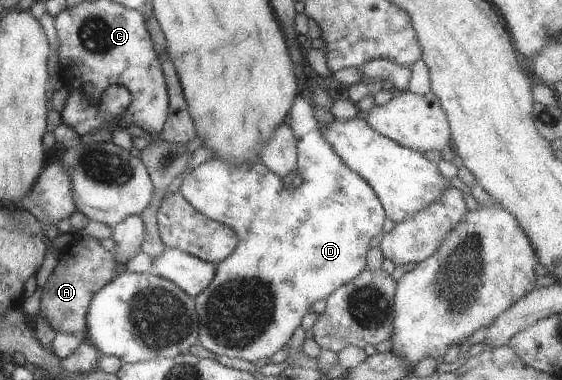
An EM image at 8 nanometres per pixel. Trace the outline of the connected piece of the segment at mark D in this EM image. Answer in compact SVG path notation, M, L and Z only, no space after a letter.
M298 95L288 111L288 119L284 119L284 122L290 121L290 125L294 125L298 163L304 169L302 177L308 177L302 179L298 187L284 185L282 177L268 171L259 162L230 165L216 157L186 174L178 187L178 193L197 213L226 225L236 235L232 253L216 264L212 281L193 298L198 321L197 344L213 354L235 357L251 364L270 358L300 326L312 303L324 300L334 289L365 269L369 241L382 232L385 214L380 201L366 181L340 161L336 151L320 133L312 113L308 99Z

